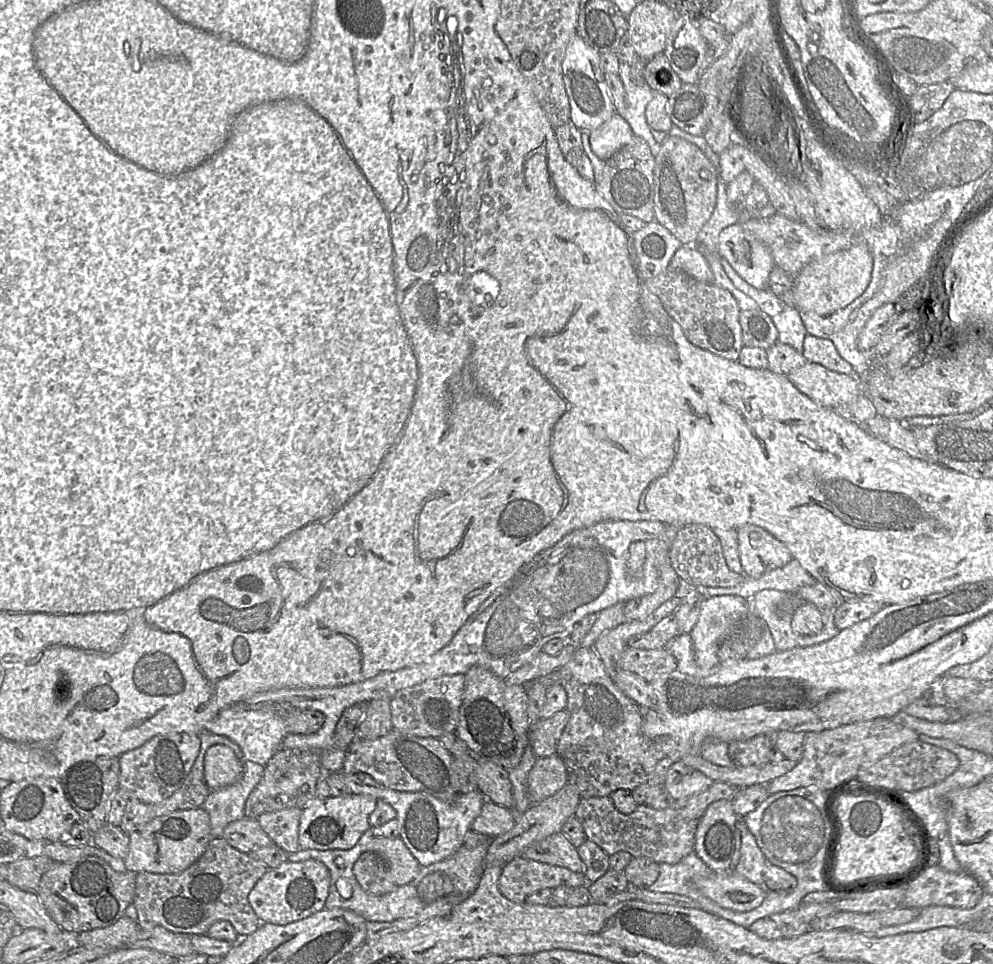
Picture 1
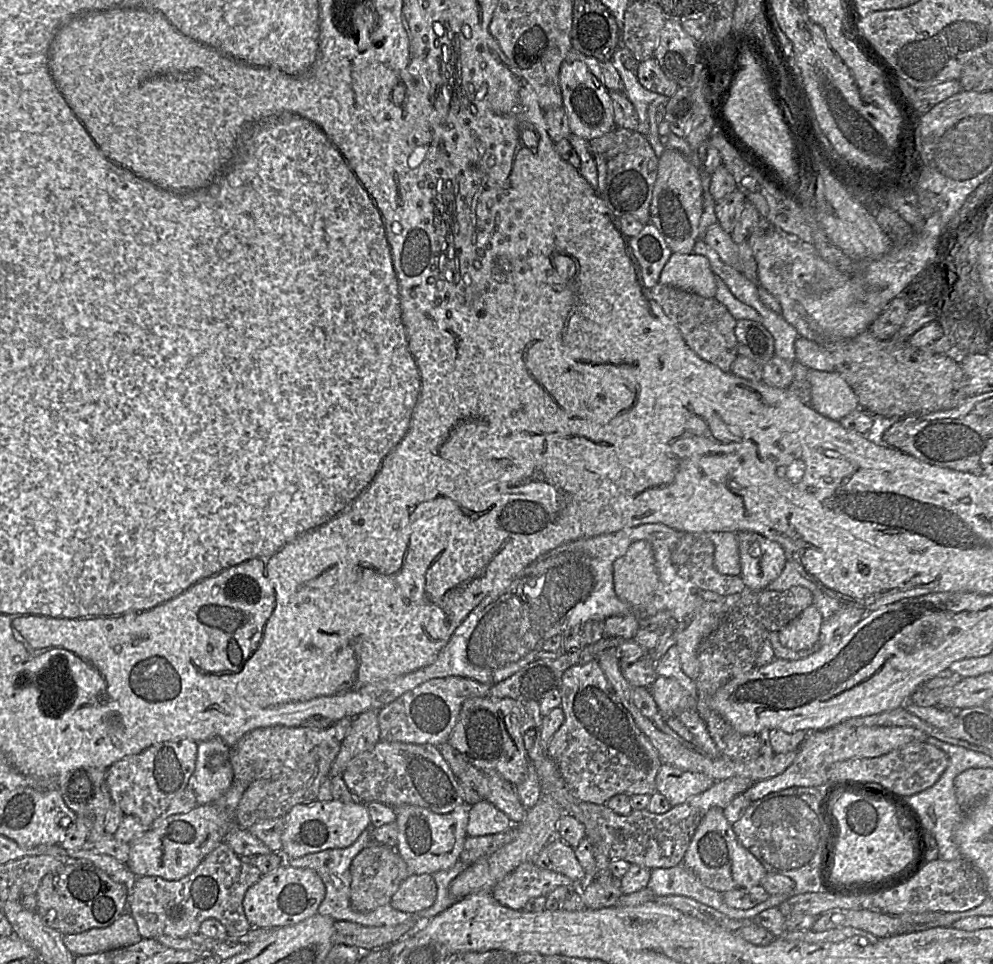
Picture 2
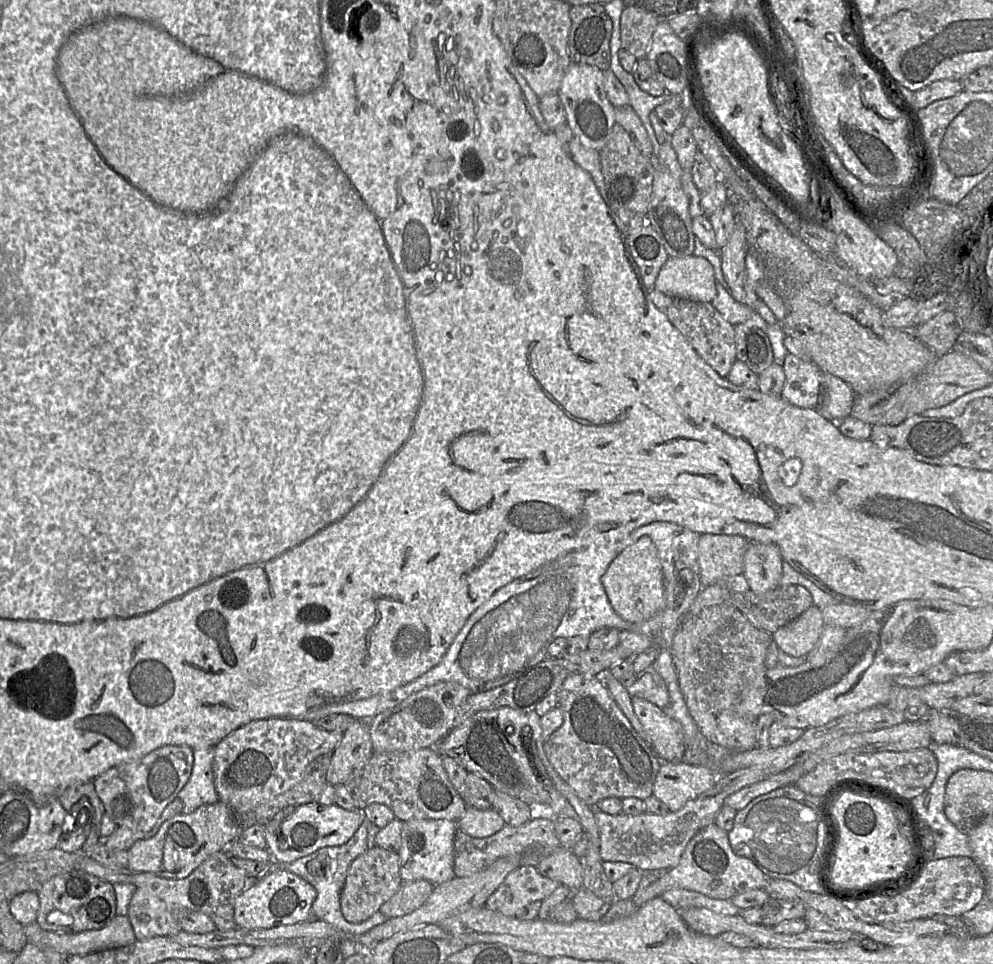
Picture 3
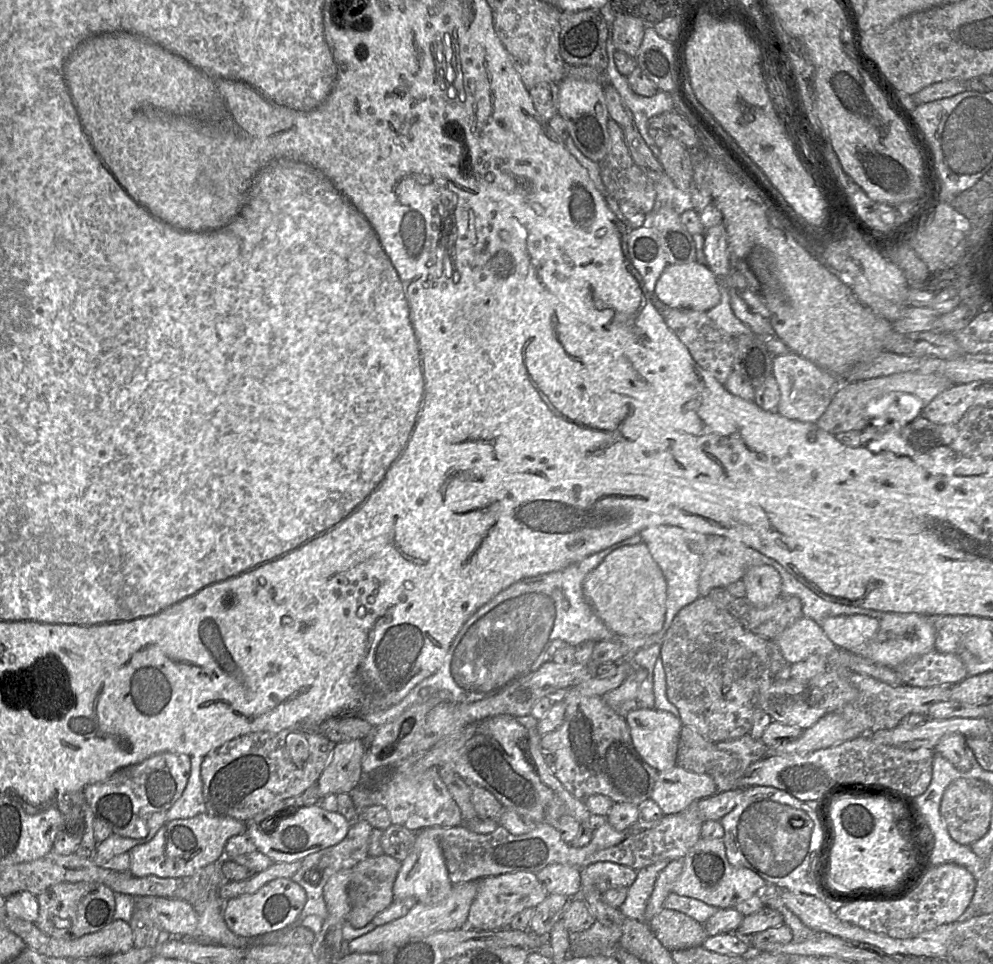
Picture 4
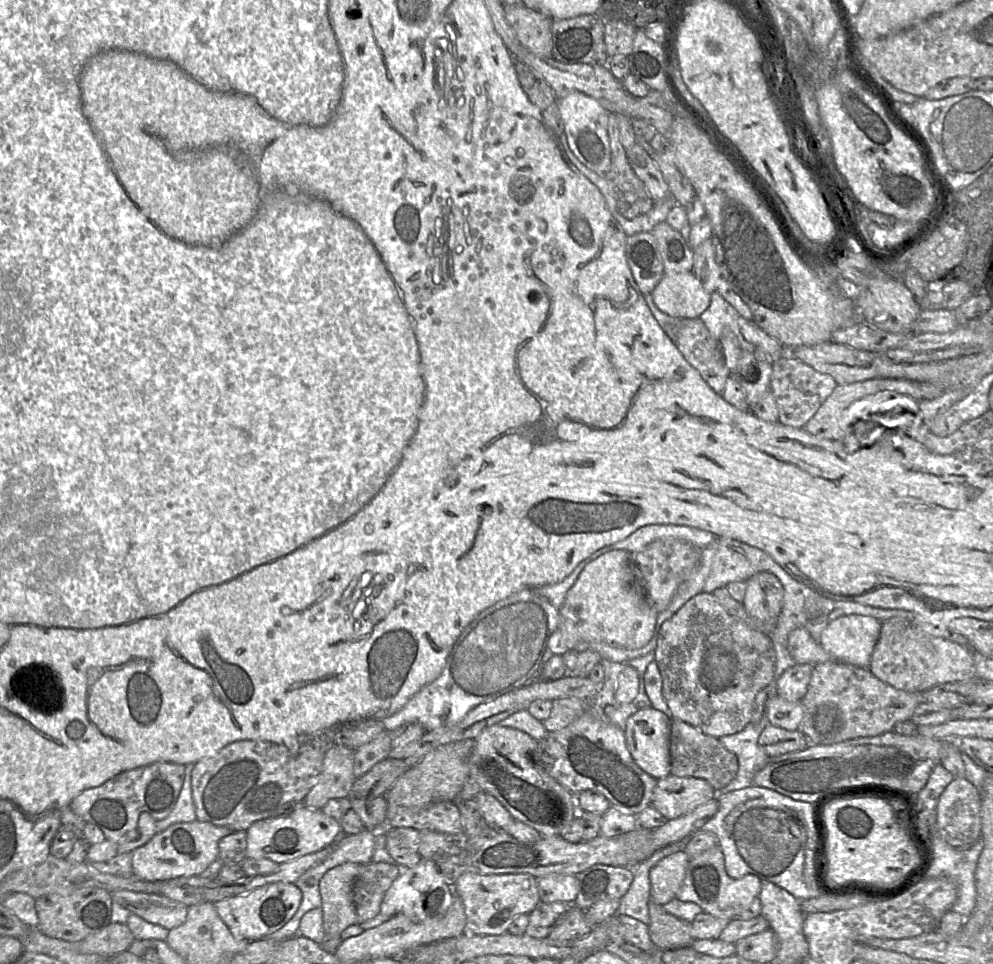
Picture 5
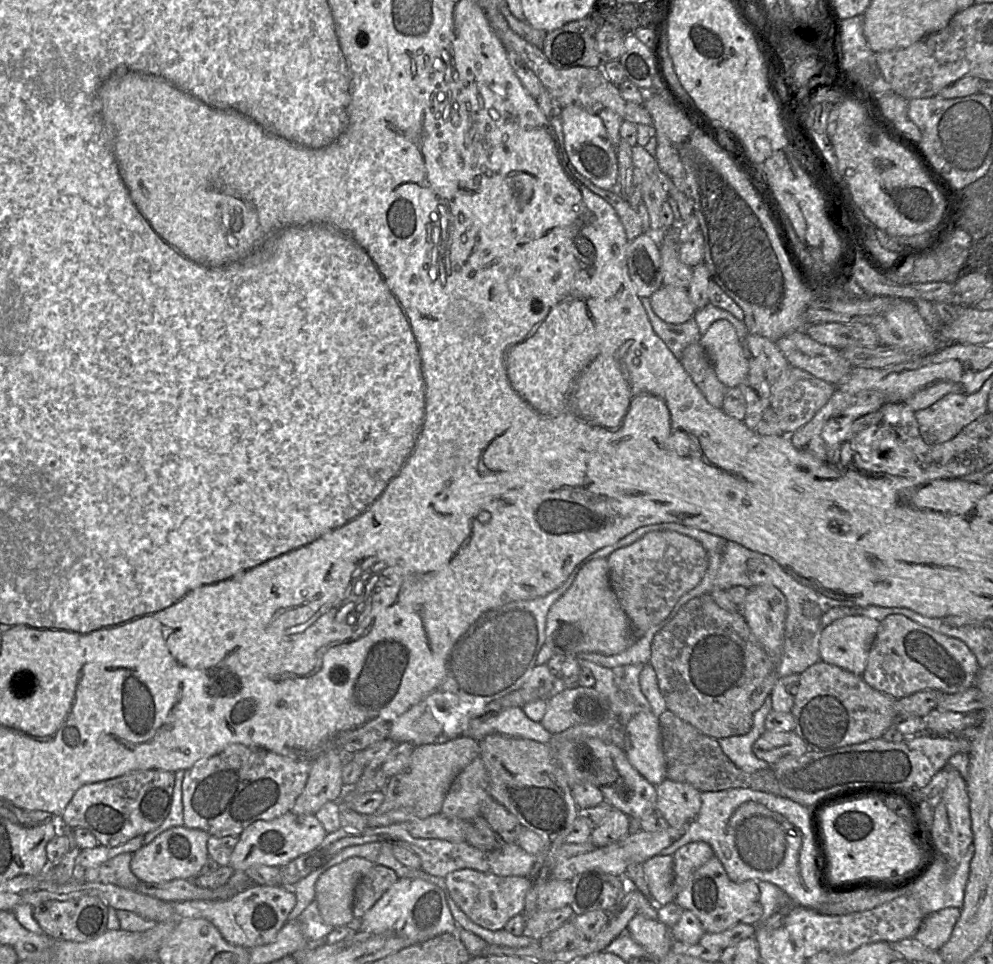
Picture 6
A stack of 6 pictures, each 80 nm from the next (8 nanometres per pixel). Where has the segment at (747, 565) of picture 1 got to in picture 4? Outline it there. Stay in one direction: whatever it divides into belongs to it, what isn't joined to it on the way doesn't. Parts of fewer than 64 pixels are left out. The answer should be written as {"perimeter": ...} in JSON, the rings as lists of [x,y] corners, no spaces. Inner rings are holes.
{"perimeter":[[[752,566],[742,579],[746,587],[745,598],[755,607],[767,607],[781,595],[781,576],[773,566]]]}

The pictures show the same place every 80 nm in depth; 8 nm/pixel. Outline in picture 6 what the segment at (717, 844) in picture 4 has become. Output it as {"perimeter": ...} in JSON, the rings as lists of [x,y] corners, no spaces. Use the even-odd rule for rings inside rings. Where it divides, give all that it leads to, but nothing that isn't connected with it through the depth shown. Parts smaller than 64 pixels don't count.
{"perimeter":[[[714,855],[694,872],[686,887],[677,893],[674,901],[684,910],[695,914],[707,933],[720,933],[741,922],[748,908],[758,902],[759,898],[758,882],[755,880],[746,880],[741,883],[731,881],[723,864]]]}

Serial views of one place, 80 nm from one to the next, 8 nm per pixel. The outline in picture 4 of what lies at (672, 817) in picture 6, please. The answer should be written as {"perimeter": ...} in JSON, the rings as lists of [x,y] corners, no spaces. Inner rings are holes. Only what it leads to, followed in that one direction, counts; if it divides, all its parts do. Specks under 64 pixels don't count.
{"perimeter":[[[675,766],[658,773],[650,798],[658,804],[664,815],[673,815],[716,793],[717,787],[710,775]]]}

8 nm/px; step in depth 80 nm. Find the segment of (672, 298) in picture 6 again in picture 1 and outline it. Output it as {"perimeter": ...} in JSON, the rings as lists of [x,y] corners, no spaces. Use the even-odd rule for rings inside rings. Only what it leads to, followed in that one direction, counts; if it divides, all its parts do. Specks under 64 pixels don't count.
{"perimeter":[[[696,244],[682,245],[674,254],[668,269],[682,270],[696,280],[713,283],[713,274],[705,257],[696,249]]]}

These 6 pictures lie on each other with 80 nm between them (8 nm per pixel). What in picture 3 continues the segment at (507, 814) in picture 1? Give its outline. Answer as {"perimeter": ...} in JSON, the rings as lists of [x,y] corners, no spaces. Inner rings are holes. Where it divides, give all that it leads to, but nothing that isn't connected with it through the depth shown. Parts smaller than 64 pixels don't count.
{"perimeter":[[[466,806],[464,815],[457,823],[459,830],[475,838],[489,837],[506,825],[493,808],[480,810],[472,806]]]}

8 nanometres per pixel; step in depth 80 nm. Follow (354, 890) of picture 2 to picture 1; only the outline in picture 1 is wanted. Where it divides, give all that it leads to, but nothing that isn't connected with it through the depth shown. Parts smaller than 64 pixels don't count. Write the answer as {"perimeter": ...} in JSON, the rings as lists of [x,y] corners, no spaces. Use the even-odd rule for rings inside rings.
{"perimeter":[[[368,850],[354,863],[353,874],[362,889],[372,895],[384,895],[397,888],[391,880],[387,862]]]}

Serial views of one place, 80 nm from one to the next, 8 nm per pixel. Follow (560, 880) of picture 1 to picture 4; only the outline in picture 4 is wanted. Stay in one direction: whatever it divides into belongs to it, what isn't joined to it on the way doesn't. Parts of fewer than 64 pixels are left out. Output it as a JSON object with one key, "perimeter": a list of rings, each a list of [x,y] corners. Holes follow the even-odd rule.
{"perimeter":[[[520,871],[485,877],[478,881],[477,895],[470,906],[466,927],[487,931],[507,929],[516,914],[527,908],[535,908],[548,895],[533,872]]]}

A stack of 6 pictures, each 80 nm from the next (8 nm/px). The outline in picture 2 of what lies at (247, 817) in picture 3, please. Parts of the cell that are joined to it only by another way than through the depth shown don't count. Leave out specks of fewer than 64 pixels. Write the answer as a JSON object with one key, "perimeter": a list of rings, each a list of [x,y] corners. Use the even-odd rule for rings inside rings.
{"perimeter":[[[344,717],[328,728],[276,725],[245,734],[228,754],[233,779],[249,783],[233,815],[233,825],[248,829],[258,821],[284,816],[295,805],[318,800],[320,785],[329,776],[352,719]]]}

